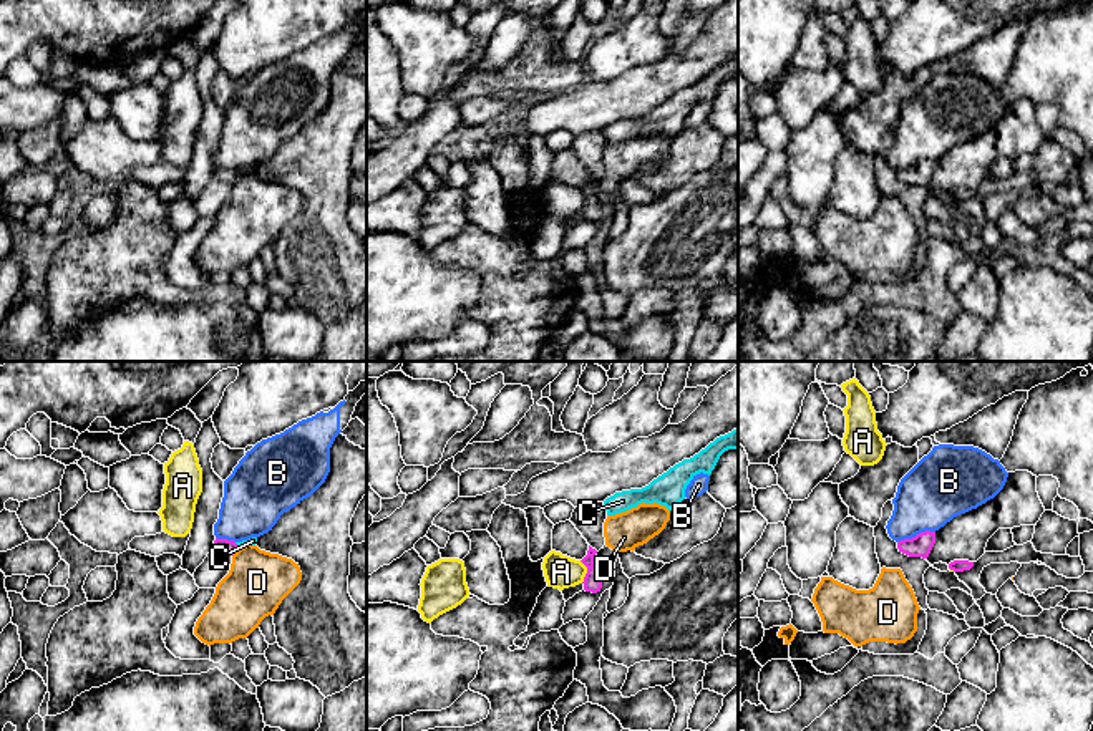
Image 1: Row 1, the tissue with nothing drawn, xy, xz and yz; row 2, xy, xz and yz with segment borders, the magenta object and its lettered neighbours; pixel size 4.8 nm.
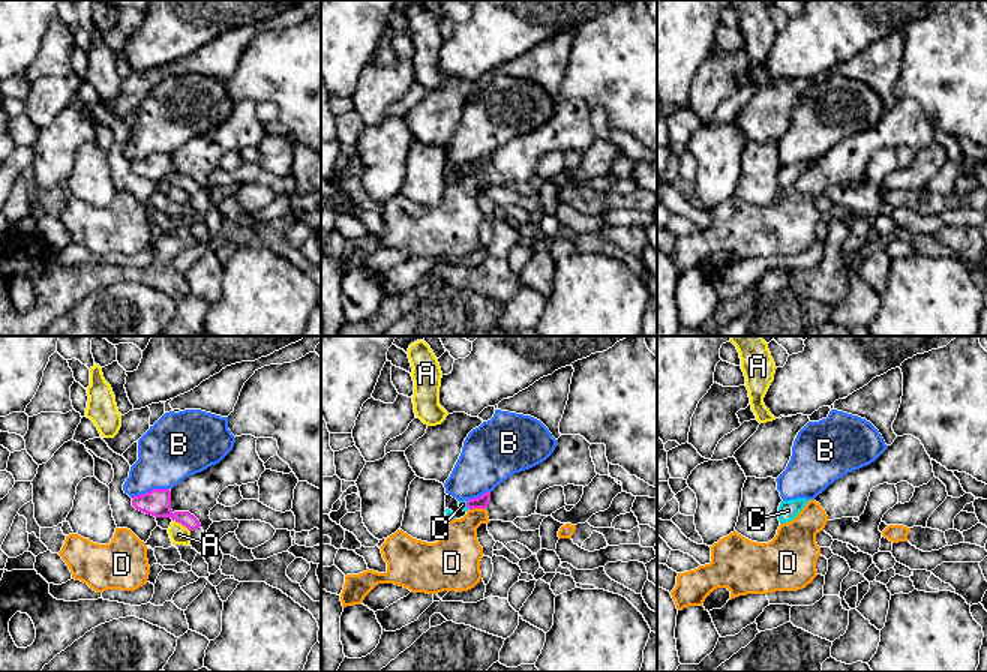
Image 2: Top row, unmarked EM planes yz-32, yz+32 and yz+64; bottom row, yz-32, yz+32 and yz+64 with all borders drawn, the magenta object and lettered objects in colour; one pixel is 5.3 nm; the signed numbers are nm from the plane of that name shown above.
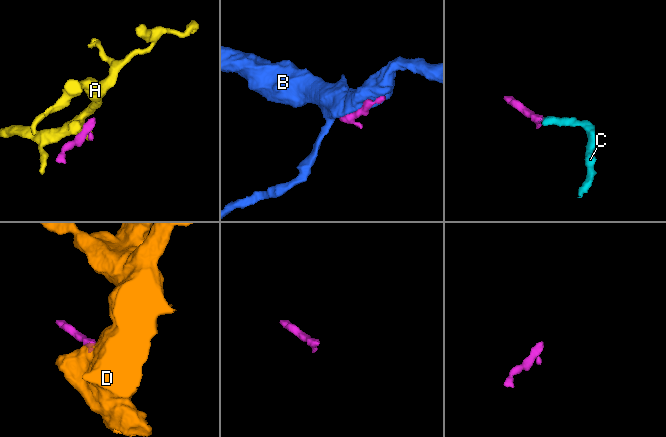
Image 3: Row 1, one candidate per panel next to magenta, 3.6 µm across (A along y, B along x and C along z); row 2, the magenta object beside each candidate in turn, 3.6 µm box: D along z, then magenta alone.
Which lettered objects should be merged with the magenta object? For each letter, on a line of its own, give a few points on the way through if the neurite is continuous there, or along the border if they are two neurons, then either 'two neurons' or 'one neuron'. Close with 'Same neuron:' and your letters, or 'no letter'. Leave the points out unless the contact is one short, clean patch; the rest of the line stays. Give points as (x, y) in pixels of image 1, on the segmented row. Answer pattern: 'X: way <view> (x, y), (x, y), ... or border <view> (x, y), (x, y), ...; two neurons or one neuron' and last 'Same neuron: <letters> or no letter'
A: border xz (579, 561), (586, 567), (582, 582); two neurons
B: two neurons
C: way xy (226, 546), (236, 546), (252, 541); one neuron
D: border xy (238, 551), (233, 556); two neurons
Same neuron: C

